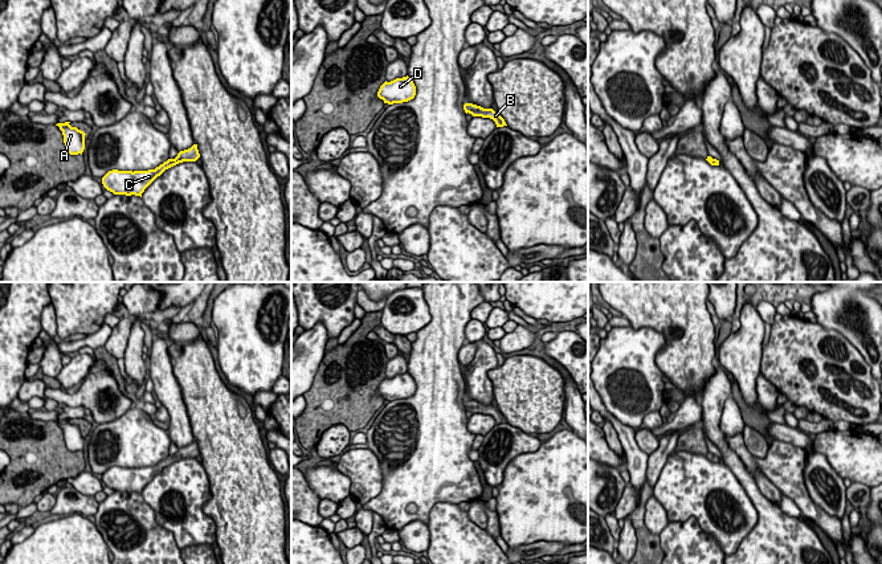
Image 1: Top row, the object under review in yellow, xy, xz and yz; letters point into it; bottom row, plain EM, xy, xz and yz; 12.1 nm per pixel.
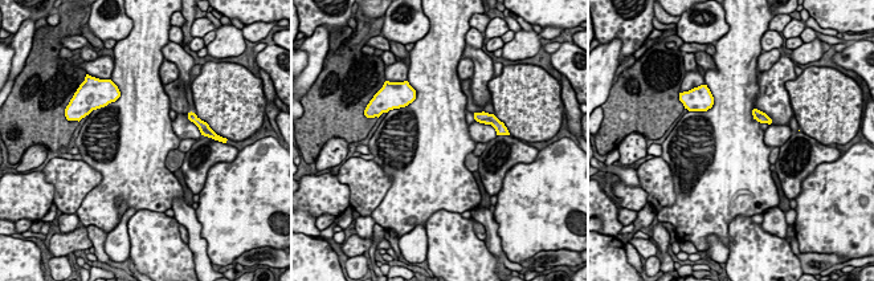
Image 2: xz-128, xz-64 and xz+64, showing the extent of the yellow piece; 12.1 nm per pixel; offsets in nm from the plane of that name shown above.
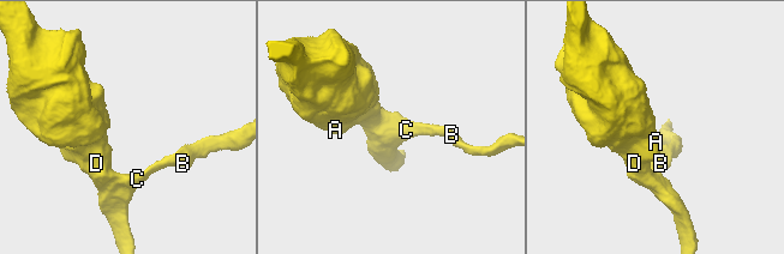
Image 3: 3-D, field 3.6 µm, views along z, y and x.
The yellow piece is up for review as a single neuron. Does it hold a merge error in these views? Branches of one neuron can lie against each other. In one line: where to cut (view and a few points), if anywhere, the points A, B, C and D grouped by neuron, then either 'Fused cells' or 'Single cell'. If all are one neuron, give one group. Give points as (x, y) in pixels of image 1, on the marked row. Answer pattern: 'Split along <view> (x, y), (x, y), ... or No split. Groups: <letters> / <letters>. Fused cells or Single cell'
No split. Groups: A B C D. Single cell

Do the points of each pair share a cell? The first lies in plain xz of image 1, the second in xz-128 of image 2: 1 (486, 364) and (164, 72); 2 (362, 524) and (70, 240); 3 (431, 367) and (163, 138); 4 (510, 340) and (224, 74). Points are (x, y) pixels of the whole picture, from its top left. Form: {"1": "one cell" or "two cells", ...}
{"1": "two cells", "2": "two cells", "3": "one cell", "4": "two cells"}

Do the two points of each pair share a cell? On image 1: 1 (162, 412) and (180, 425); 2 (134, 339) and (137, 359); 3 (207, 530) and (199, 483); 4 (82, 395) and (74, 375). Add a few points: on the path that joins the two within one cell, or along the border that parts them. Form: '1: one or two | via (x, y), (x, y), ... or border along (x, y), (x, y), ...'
1: two | border along (162, 404), (168, 413), (168, 424)
2: one | via (134, 344), (134, 354)
3: one | via (196, 518), (196, 495)
4: two | border along (78, 352), (93, 359), (84, 376)

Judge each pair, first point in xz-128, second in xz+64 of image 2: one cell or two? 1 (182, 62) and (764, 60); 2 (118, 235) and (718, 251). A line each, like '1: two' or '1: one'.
1: two
2: one

